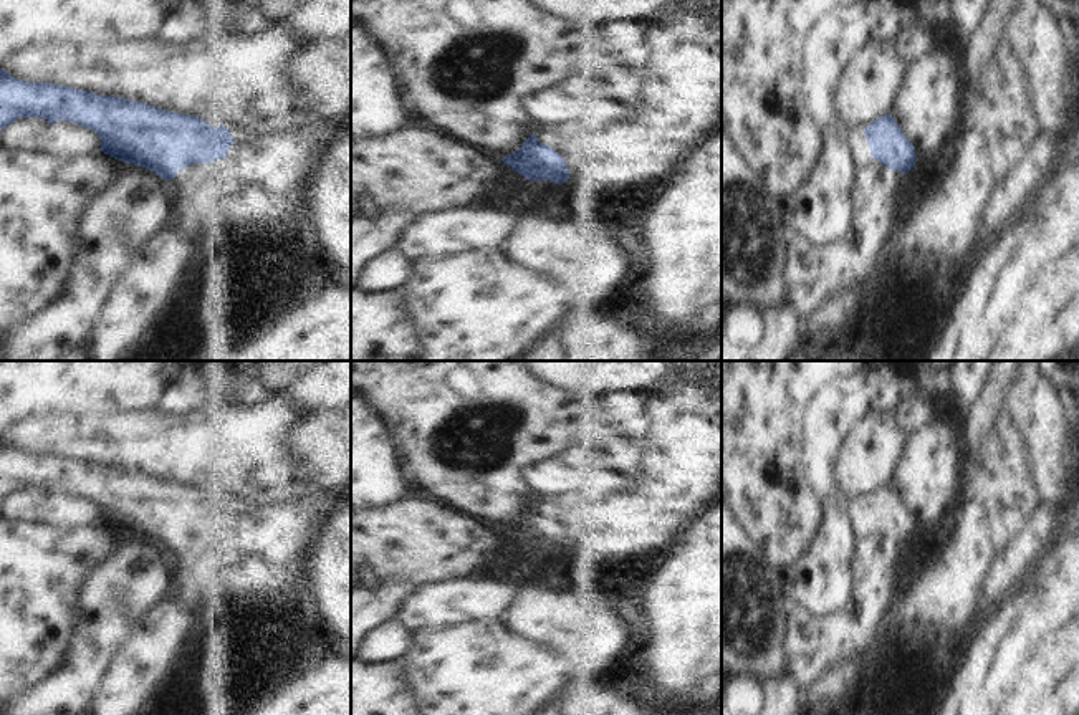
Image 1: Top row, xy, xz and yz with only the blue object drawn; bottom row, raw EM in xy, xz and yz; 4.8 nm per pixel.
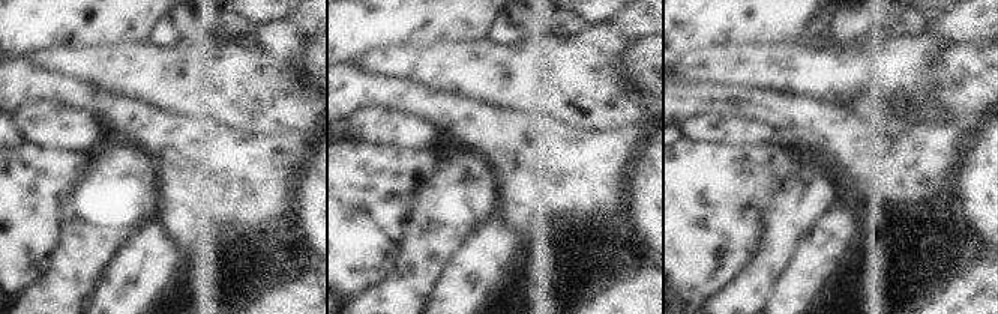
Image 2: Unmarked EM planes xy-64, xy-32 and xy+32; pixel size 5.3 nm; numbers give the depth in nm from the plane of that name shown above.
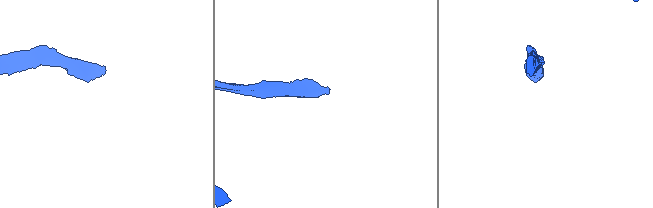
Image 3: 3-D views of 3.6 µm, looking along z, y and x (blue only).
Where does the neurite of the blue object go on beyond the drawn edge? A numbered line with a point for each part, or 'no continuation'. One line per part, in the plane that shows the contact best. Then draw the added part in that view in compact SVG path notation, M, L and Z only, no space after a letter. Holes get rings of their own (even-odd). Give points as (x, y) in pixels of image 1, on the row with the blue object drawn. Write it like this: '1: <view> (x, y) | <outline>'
1: xz (674, 76) | M672 0L665 10L652 15L627 40L622 41L629 66L611 71L609 76L596 78L597 93L607 94L611 111L601 129L583 132L583 127L561 127L544 124L535 129L536 139L559 154L569 167L573 184L589 184L596 199L616 199L634 185L631 166L629 132L634 113L644 113L650 121L667 126L687 146L702 146L712 132L722 127L722 15L708 10L712 0Z

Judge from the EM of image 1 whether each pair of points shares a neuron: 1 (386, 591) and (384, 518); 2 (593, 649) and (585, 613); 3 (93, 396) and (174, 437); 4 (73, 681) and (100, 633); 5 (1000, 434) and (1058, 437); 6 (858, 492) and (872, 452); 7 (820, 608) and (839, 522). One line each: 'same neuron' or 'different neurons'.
1: different neurons
2: same neuron
3: different neurons
4: same neuron
5: different neurons
6: same neuron
7: same neuron

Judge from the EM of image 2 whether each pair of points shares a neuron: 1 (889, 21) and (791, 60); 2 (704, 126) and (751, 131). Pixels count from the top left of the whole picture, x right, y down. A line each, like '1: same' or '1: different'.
1: different
2: same

